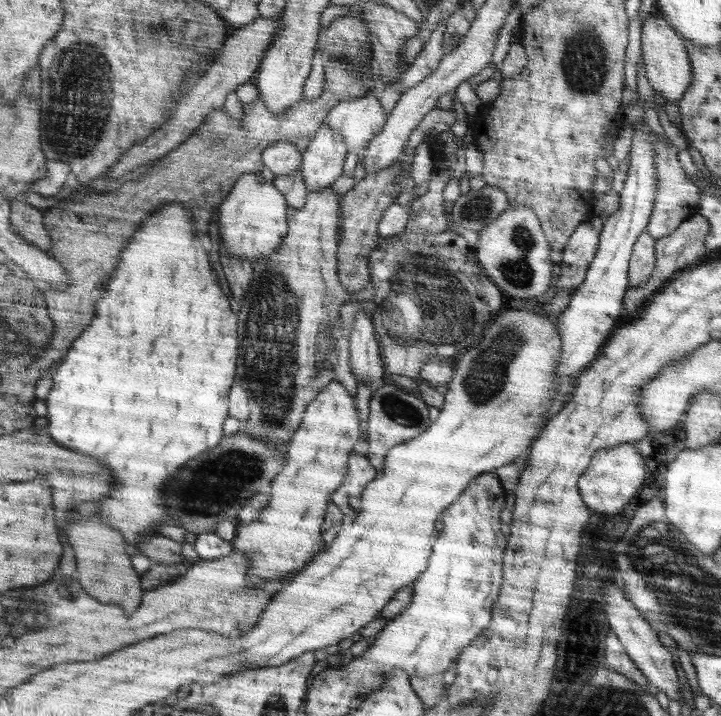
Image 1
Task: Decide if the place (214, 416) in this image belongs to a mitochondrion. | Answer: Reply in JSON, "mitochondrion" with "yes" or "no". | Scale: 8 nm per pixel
{"mitochondrion":"no"}

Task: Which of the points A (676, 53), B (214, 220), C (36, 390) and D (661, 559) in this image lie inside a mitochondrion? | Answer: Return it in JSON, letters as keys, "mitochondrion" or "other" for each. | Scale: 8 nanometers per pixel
{"A":"other","B":"other","C":"other","D":"mitochondrion"}

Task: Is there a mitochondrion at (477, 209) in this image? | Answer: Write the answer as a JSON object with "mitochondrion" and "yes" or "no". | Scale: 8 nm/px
{"mitochondrion":"yes"}

